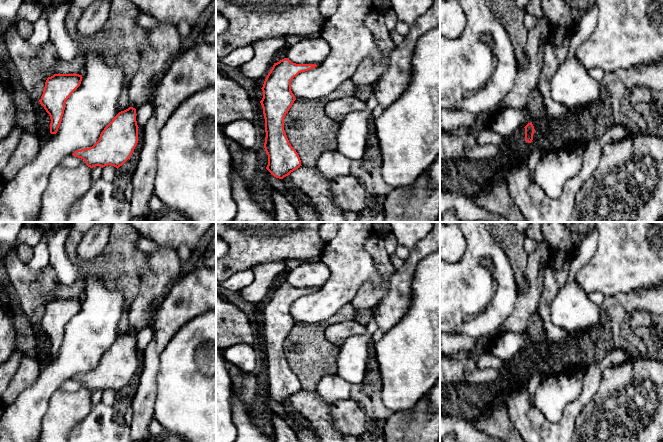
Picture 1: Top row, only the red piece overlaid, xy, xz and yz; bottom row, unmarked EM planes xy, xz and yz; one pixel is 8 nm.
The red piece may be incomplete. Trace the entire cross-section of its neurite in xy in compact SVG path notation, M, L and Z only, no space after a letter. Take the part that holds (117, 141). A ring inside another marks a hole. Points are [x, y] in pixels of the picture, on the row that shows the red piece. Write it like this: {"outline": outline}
{"outline": "M129 107L112 119L92 147L76 150L72 155L83 159L90 168L111 165L118 169L138 143L138 128L136 109Z"}

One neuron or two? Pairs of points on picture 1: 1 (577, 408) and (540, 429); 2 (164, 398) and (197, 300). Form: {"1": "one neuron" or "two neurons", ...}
{"1": "one neuron", "2": "two neurons"}

